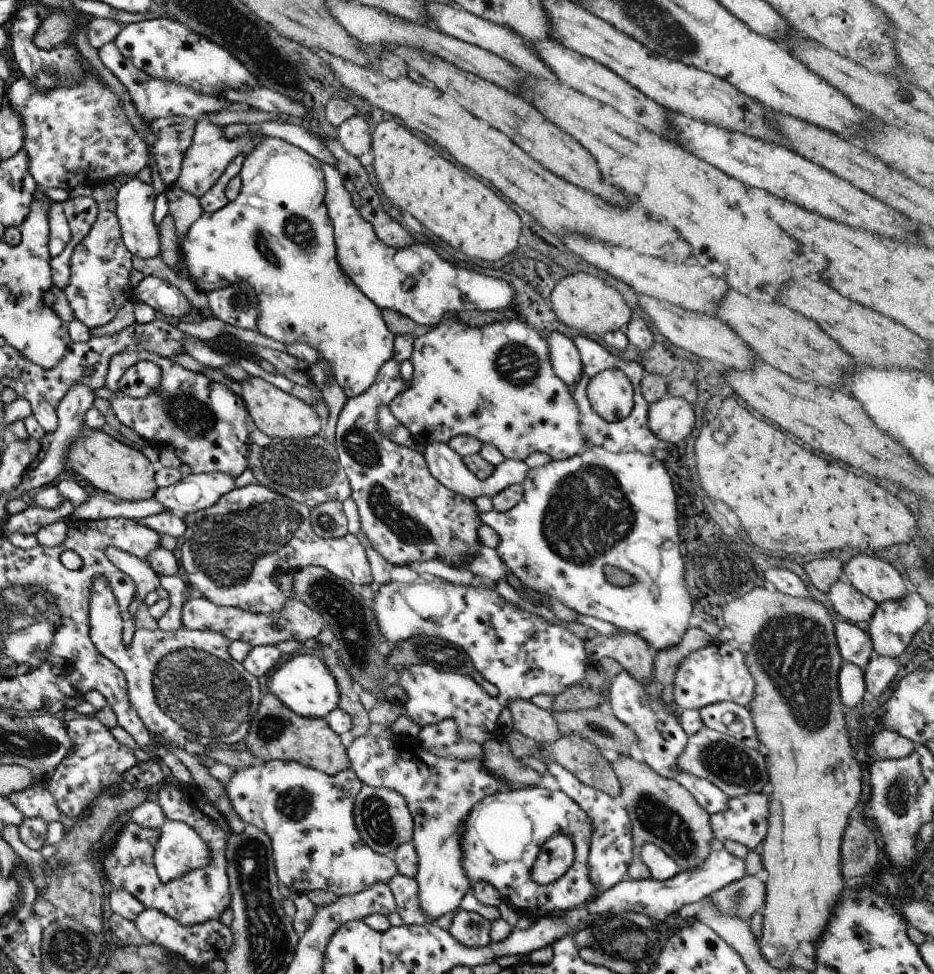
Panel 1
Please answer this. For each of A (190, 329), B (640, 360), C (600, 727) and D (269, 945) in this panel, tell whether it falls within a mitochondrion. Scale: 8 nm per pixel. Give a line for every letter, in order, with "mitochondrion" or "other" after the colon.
A: other
B: other
C: mitochondrion
D: mitochondrion

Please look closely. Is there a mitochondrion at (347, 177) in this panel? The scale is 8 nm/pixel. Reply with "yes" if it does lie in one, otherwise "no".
no

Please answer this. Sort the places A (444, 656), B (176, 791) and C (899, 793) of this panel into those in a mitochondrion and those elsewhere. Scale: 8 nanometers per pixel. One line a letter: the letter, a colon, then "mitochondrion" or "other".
A: mitochondrion
B: other
C: mitochondrion

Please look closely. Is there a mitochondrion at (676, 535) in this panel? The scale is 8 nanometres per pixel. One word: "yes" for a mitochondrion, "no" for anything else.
no

